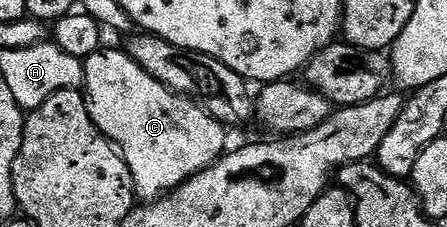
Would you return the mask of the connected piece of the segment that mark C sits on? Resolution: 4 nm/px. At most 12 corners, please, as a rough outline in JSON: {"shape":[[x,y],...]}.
{"shape":[[129,53],[84,61],[86,110],[157,201],[228,129]]}

